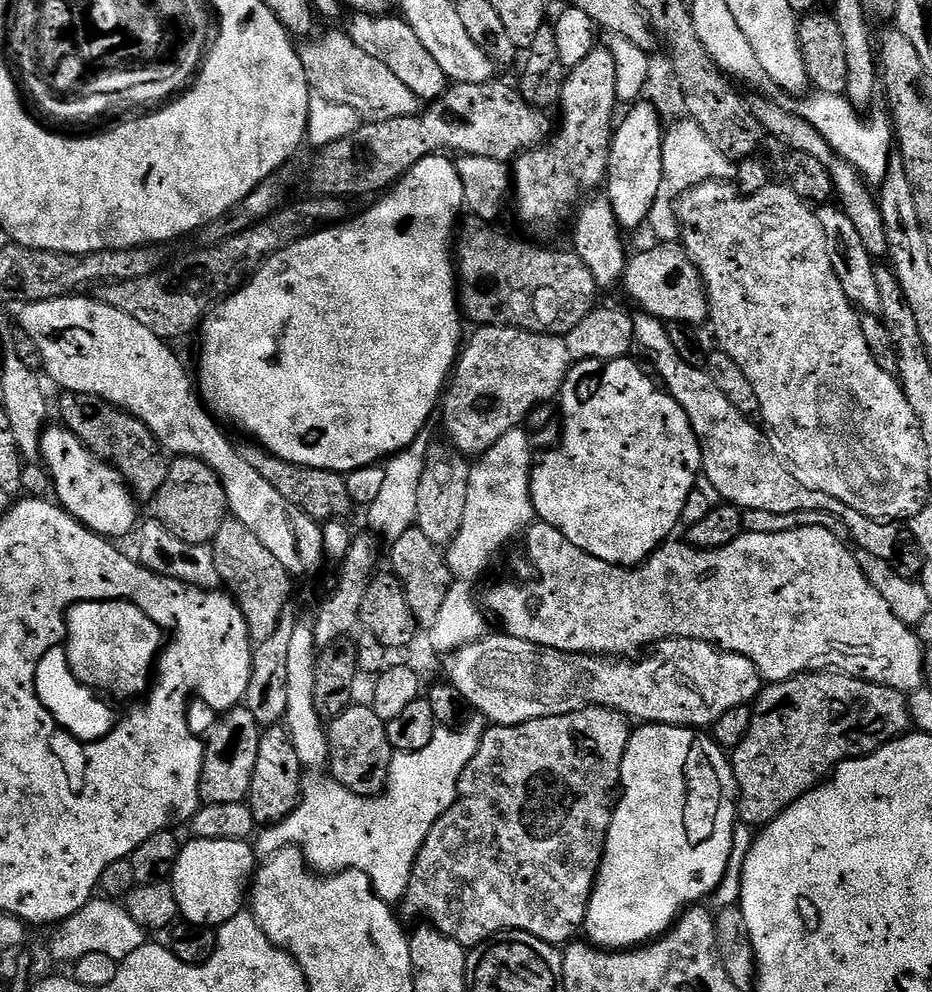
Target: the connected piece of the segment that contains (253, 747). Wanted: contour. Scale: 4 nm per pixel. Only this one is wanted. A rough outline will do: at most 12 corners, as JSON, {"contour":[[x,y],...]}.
{"contour":[[244,706],[203,737],[200,803],[245,803],[262,727]]}

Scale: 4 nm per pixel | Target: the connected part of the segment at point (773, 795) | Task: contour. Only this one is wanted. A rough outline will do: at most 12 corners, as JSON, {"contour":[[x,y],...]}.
{"contour":[[812,670],[761,687],[730,752],[766,826],[909,728],[905,693]]}

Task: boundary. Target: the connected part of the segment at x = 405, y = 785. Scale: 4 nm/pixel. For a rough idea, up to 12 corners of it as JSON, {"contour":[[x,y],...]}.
{"contour":[[437,727],[379,796],[312,774],[269,853],[396,906],[486,731]]}

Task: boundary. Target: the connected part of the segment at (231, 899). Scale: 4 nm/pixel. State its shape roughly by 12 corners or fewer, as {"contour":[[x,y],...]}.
{"contour":[[248,840],[181,847],[170,883],[187,923],[245,911],[258,867]]}

